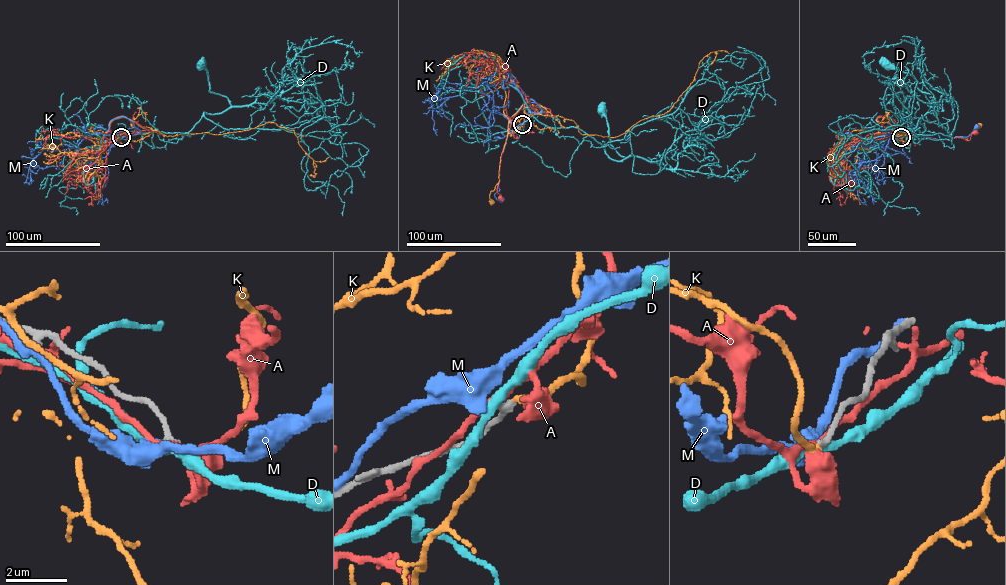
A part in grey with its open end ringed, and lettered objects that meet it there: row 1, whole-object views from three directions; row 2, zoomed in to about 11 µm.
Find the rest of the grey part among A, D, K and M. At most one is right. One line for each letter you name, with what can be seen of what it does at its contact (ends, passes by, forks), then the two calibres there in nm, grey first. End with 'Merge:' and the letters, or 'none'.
K: it ends | 240/190 nm
Merge: K

